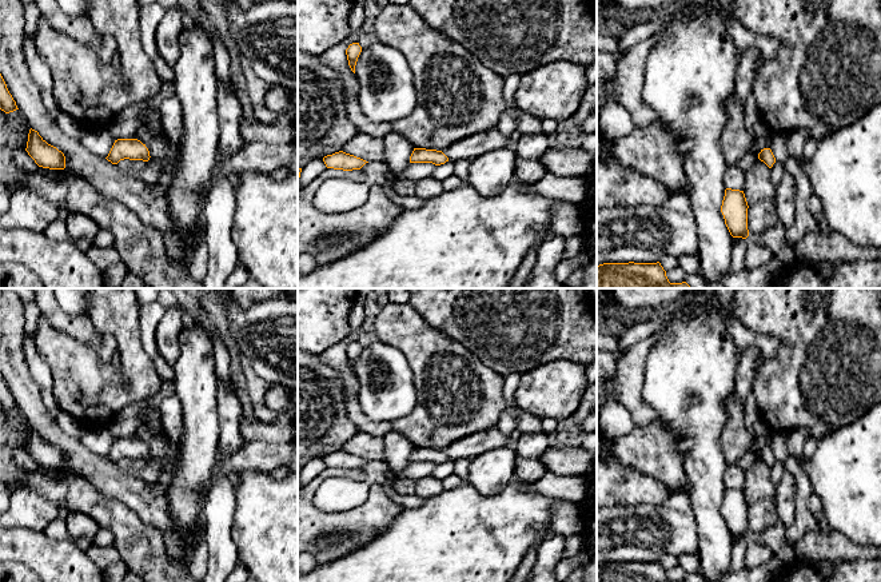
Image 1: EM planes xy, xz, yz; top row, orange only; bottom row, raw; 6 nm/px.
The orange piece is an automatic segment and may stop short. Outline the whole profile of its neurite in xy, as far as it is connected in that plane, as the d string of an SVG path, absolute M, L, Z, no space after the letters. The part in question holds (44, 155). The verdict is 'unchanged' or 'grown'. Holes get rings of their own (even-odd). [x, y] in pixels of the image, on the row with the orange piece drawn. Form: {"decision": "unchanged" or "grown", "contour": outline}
{"decision": "unchanged", "contour": "M29 129L25 151L39 167L64 170L65 156L56 147L48 144L37 131Z"}

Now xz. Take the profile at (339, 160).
{"decision": "unchanged", "contour": "M343 151L324 156L323 162L327 168L343 170L343 171L360 170L366 163L368 163L360 158L346 154Z"}

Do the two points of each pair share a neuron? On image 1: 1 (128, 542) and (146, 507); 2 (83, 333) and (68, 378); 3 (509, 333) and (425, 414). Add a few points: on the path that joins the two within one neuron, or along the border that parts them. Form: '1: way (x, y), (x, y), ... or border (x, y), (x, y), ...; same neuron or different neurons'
1: border (114, 499), (124, 503), (163, 534); different neurons
2: border (46, 318), (55, 329), (63, 331), (70, 338); different neurons
3: border (455, 341), (503, 377); different neurons

